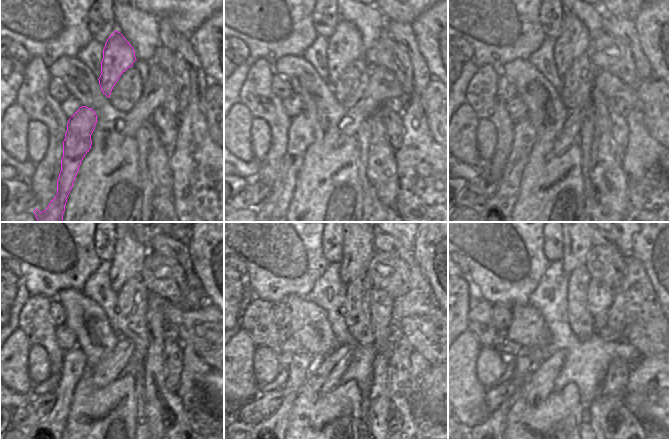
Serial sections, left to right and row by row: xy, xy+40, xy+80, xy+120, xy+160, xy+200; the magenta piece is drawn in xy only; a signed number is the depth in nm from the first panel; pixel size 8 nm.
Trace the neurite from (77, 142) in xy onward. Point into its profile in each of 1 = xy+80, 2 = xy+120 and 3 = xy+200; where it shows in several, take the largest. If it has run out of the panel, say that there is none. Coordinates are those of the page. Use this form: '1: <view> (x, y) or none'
1: xy+80 (503, 201)
2: xy+120 (74, 361)
3: xy+200 (495, 424)

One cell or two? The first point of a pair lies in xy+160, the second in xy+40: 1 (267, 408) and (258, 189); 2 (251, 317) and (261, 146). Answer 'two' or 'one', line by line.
1: one
2: two

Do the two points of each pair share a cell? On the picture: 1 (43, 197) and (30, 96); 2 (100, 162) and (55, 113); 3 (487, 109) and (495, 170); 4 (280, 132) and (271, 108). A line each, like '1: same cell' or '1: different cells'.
1: same cell
2: different cells
3: same cell
4: same cell

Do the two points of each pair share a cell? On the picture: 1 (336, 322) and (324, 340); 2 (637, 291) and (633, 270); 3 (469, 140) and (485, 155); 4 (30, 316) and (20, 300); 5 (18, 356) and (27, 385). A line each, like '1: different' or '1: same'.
1: different
2: same
3: different
4: different
5: same

